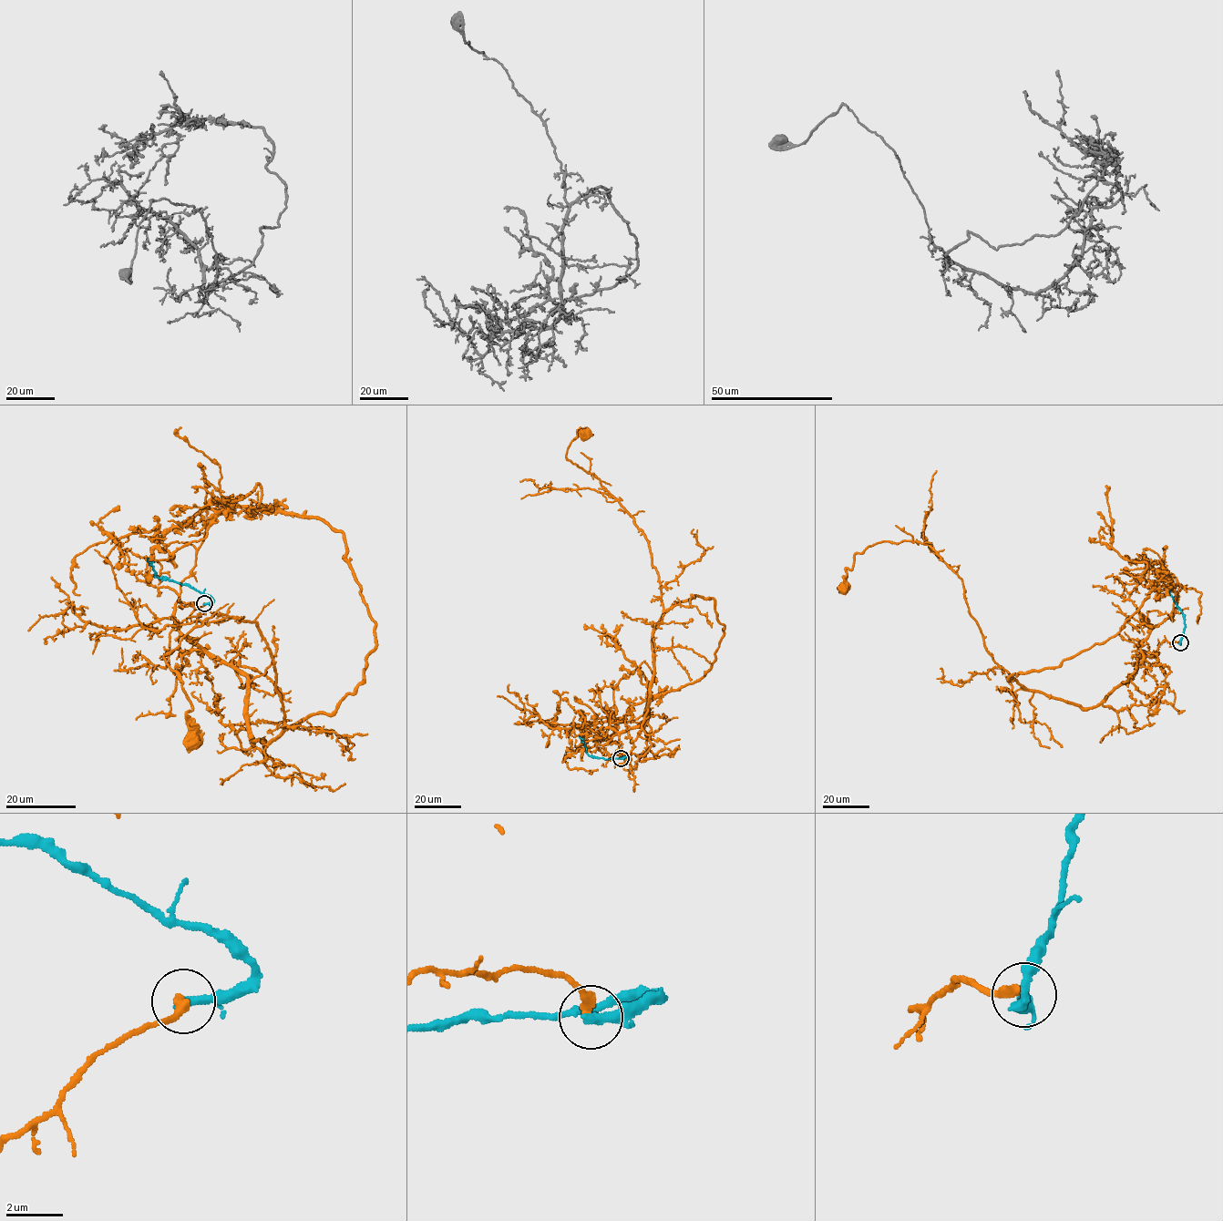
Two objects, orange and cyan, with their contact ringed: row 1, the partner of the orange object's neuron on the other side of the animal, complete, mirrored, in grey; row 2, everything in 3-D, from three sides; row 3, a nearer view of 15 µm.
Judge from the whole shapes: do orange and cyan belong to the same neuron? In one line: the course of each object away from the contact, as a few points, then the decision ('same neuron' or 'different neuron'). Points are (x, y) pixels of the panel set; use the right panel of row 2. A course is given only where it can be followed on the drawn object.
orange via (1180, 642), (1164, 640), (1082, 708), (1031, 691), (994, 661), (963, 583), (927, 545), (868, 546), (844, 589) | cyan via (1180, 642), (1185, 628), (1183, 612), (1169, 590) | different neuron

